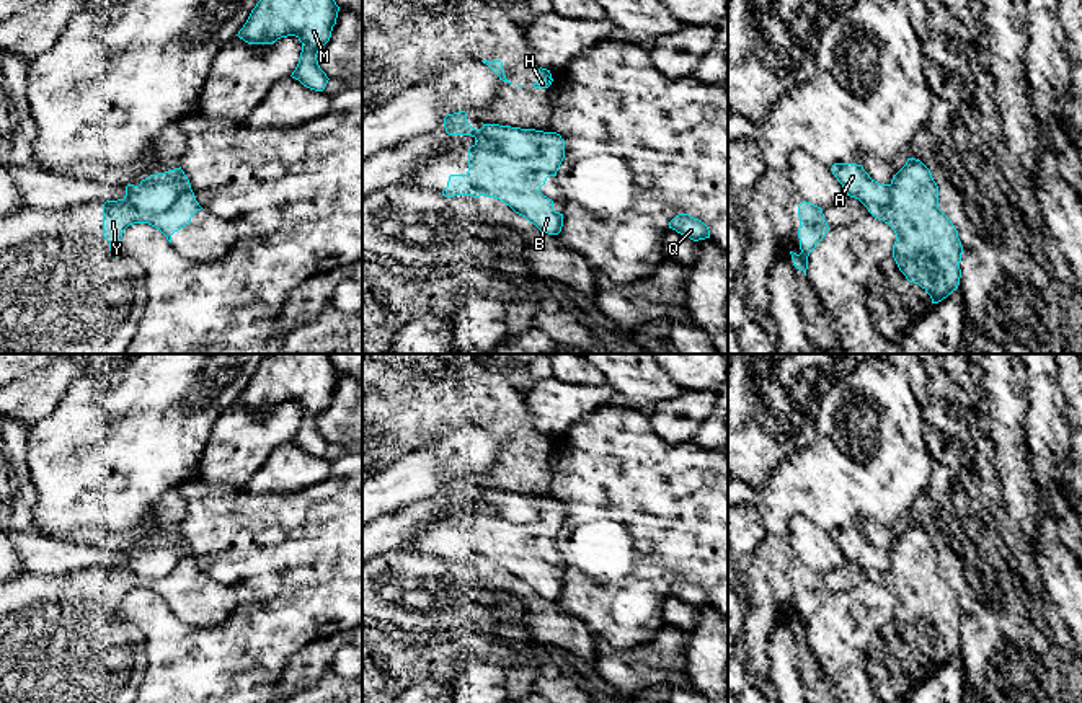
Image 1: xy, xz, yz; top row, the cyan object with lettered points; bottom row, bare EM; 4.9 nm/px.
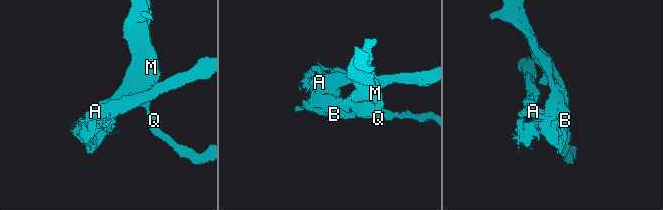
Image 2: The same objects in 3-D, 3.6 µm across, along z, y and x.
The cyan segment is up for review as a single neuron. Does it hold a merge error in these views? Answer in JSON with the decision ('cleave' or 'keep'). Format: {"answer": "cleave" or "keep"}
{"answer": "cleave"}

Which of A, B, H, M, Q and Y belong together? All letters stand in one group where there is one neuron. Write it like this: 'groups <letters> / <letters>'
groups A / B H M Q Y

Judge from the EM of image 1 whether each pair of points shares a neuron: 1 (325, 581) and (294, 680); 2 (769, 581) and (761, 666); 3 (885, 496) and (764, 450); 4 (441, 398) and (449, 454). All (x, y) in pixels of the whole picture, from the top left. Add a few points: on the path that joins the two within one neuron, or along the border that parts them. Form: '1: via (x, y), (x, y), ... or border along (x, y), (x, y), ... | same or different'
1: border along (341, 632), (305, 643), (291, 658), (283, 676) | different
2: via (767, 602), (758, 627), (758, 645) | same
3: border along (815, 433), (805, 450), (792, 454), (759, 485) | different
4: border along (480, 424), (456, 428), (444, 437), (412, 454) | different

